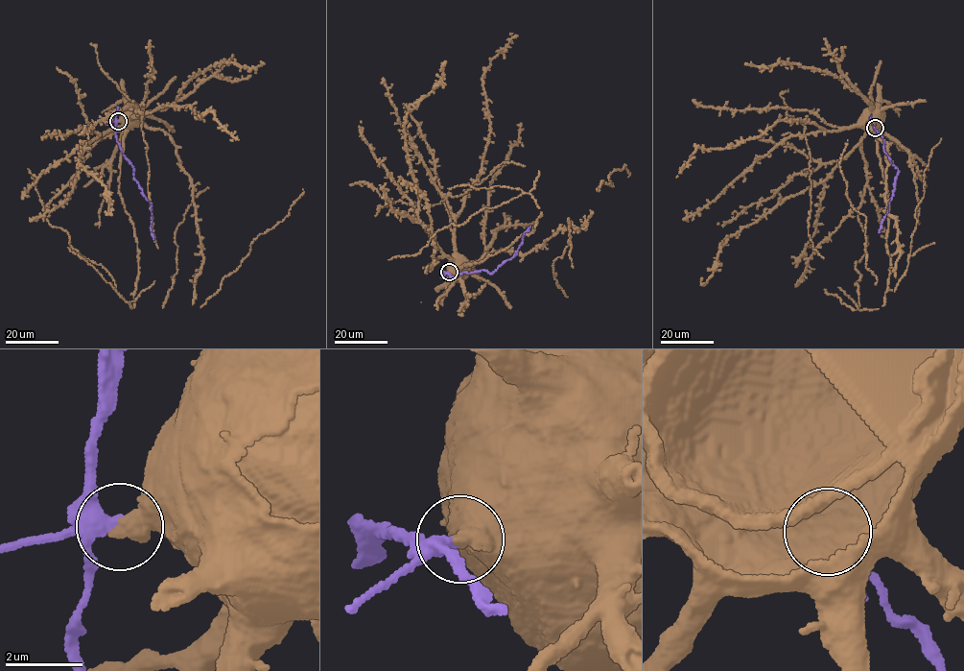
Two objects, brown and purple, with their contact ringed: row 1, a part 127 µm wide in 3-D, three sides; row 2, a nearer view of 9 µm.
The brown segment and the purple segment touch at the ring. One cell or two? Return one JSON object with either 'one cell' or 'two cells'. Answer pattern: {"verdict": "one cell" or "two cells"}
{"verdict": "two cells"}

